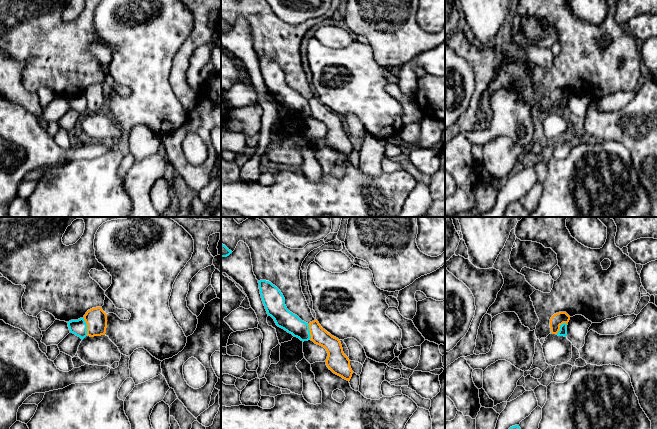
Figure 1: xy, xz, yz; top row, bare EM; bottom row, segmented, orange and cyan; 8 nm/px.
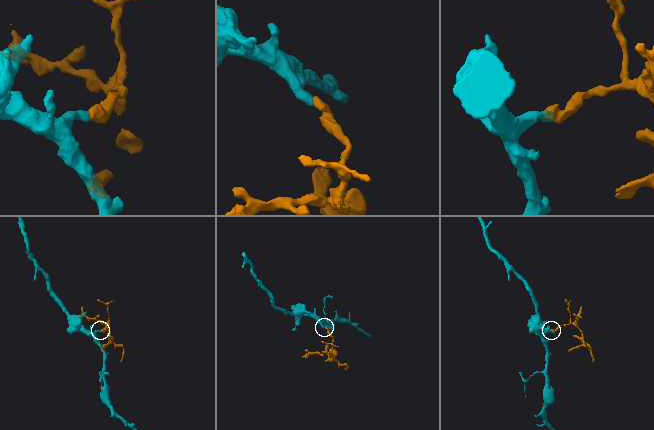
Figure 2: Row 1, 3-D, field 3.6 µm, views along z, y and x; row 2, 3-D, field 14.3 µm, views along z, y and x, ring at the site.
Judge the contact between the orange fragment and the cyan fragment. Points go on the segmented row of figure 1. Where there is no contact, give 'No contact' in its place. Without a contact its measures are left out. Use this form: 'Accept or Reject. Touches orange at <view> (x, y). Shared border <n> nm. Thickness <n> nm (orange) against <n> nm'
Reject. Touches orange at xy (87, 326). Shared border 160 nm. Thickness 180 nm (orange) against 130 nm

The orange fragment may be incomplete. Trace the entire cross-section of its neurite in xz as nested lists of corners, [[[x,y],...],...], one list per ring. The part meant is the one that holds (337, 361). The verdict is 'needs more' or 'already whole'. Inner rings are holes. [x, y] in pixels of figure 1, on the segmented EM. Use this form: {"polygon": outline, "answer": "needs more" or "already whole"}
{"polygon": [[[316,319],[308,325],[311,335],[310,340],[324,347],[328,353],[325,362],[329,370],[350,381],[353,371],[350,366],[350,360],[343,352],[340,340],[323,329]]], "answer": "already whole"}

